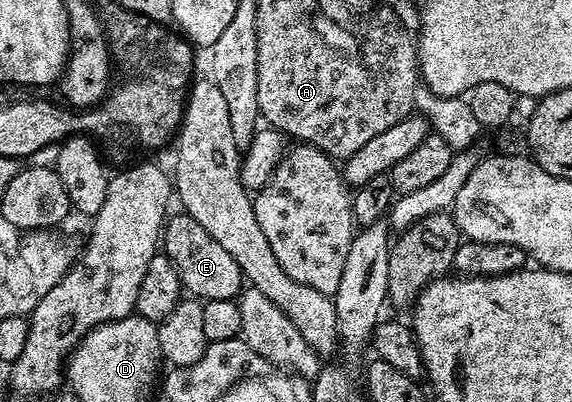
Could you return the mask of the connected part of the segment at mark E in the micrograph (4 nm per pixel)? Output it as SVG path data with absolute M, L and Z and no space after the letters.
M178 213L170 214L163 228L163 254L177 270L182 288L190 296L206 299L237 299L243 290L243 276L235 257L195 221L195 217Z

